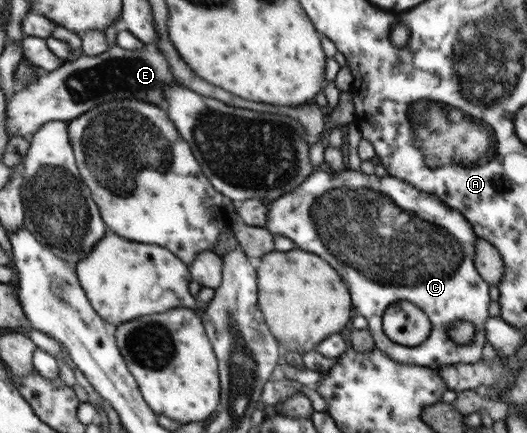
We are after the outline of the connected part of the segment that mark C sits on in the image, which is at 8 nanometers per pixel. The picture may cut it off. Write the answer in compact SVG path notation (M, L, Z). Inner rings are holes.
M321 167L319 170L313 171L309 177L306 178L297 188L293 190L291 194L285 194L280 198L275 199L269 203L270 209L268 212L268 221L265 228L271 232L272 235L281 234L281 236L288 236L294 243L297 249L305 250L313 254L319 255L323 260L326 260L343 279L343 282L347 285L351 300L352 307L357 310L357 314L363 316L368 322L369 332L373 335L374 346L379 350L382 350L389 358L392 358L395 362L401 364L413 364L417 366L427 366L432 369L443 368L444 366L468 364L479 362L481 358L481 350L487 342L485 323L489 318L489 286L481 278L478 270L474 265L474 256L476 253L476 242L478 236L475 234L471 223L457 210L449 208L444 202L441 202L435 195L421 192L414 188L412 184L399 180L389 174L387 176L379 176L376 173L366 174L361 170L351 170L346 168L343 172L331 172L326 167ZM399 300L408 300L418 306L429 317L432 329L430 335L425 342L422 342L419 346L401 346L401 344L394 343L382 329L382 318L384 311L389 308L389 305ZM454 320L466 320L472 322L476 327L476 333L473 341L466 345L459 345L449 338L446 328Z

